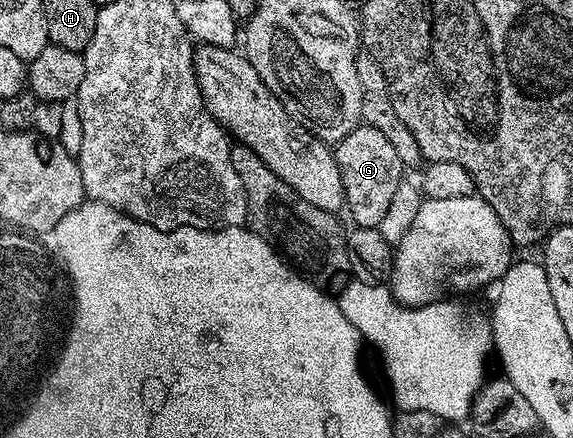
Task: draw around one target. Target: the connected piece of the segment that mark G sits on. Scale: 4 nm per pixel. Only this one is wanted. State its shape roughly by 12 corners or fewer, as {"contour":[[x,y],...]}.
{"contour":[[360,125],[333,152],[345,210],[376,229],[404,181],[380,129]]}

